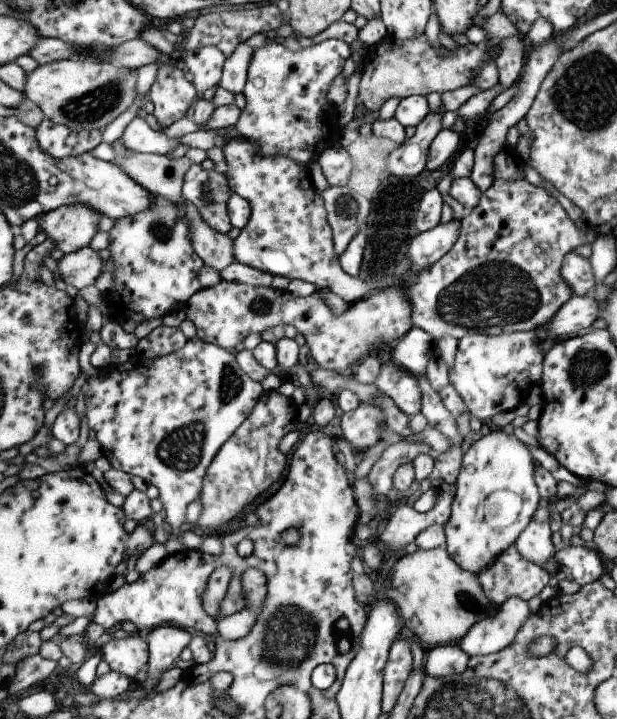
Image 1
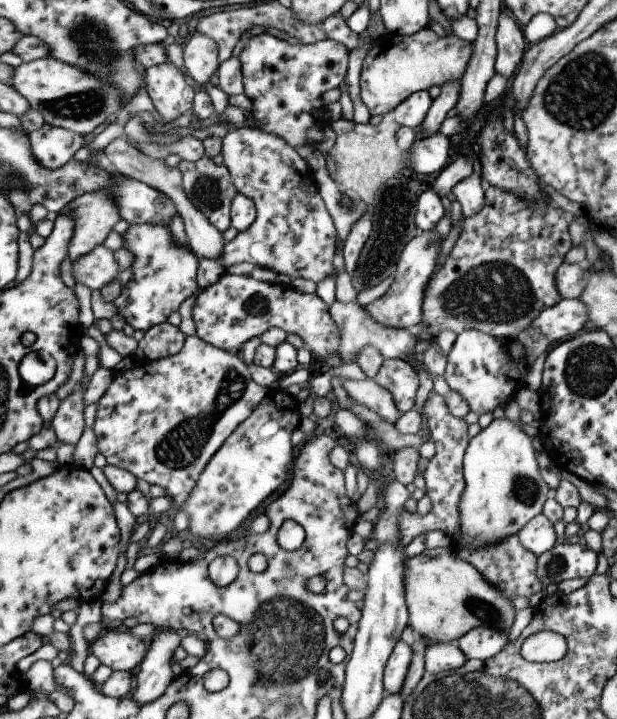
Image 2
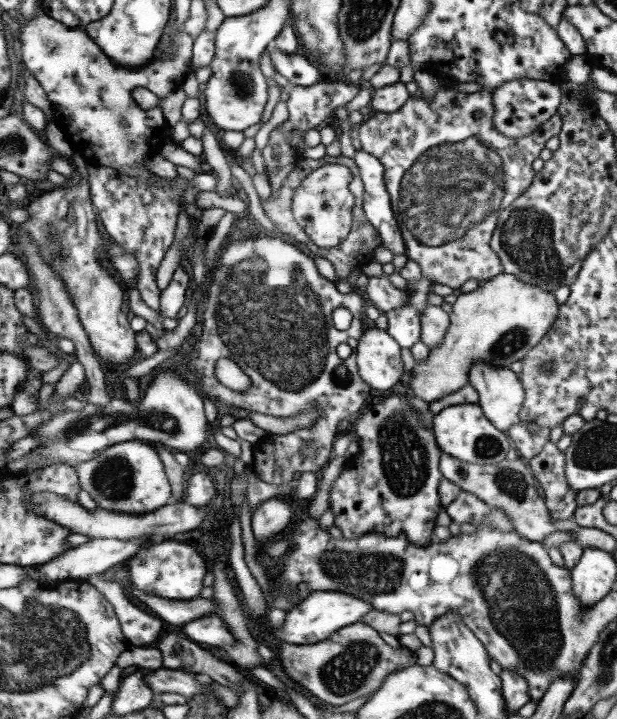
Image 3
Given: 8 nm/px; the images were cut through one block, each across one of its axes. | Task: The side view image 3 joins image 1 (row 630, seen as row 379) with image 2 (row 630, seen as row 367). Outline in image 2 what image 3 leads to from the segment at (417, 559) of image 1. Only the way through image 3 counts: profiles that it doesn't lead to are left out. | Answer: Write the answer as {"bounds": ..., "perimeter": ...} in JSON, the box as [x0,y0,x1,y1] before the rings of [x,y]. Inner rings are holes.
{"bounds":[403,548,517,644],"perimeter":[[[451,548],[423,550],[419,556],[409,558],[405,566],[403,586],[405,586],[405,604],[409,612],[409,626],[415,630],[415,634],[425,636],[429,642],[451,644],[475,628],[491,628],[507,634],[517,614],[517,610],[513,610],[511,606],[511,600],[505,598],[501,590],[495,588],[489,580],[485,580],[485,576],[479,570],[475,570],[475,566],[457,558]]]}

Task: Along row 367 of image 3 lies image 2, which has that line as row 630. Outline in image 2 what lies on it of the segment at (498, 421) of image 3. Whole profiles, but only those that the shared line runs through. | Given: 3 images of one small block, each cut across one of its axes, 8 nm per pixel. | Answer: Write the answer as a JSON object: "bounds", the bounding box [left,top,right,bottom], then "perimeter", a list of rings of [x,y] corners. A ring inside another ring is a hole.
{"bounds":[455,628,505,662],"perimeter":[[[475,628],[455,642],[467,660],[487,662],[505,648],[505,634],[491,628]]]}

